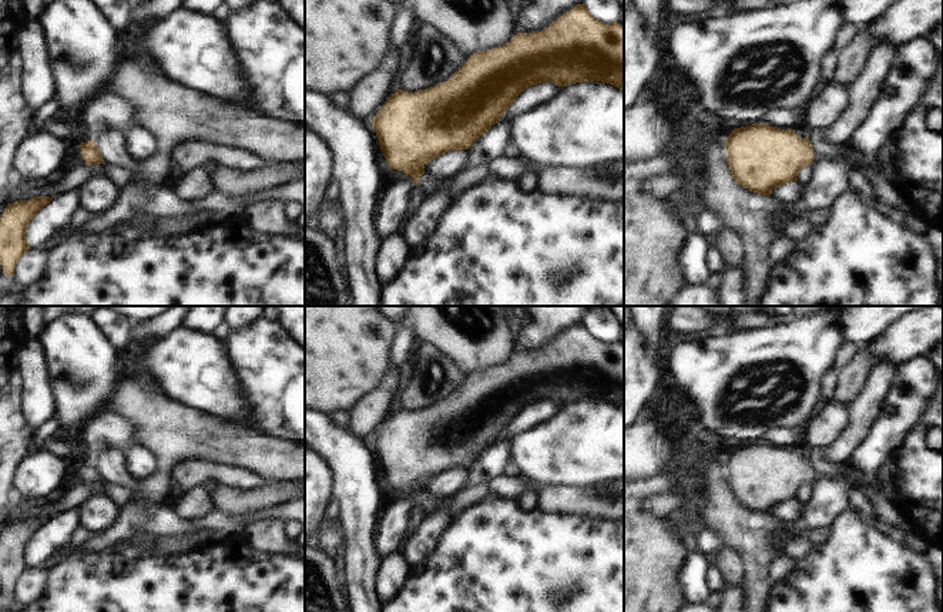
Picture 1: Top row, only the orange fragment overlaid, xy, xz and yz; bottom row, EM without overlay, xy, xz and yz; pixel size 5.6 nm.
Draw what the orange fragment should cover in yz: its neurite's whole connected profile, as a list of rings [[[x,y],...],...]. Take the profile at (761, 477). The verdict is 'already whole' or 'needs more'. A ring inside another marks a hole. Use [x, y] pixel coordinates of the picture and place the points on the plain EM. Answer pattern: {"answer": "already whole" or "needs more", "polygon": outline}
{"answer": "needs more", "polygon": [[[752,443],[735,447],[725,460],[729,490],[738,504],[751,511],[771,514],[772,508],[792,500],[803,485],[816,482],[820,475],[815,471],[806,448],[781,448],[768,443]]]}

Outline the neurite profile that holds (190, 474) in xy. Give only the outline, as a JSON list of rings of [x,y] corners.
[[[187,460],[172,474],[174,484],[185,492],[208,482],[218,482],[241,491],[264,488],[268,481],[256,473],[234,465],[221,465],[207,460]]]

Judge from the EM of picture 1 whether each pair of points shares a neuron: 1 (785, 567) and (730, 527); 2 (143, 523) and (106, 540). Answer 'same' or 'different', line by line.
1: different
2: same

